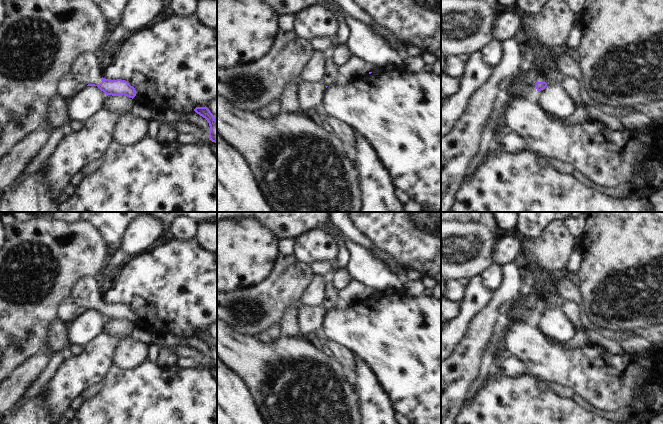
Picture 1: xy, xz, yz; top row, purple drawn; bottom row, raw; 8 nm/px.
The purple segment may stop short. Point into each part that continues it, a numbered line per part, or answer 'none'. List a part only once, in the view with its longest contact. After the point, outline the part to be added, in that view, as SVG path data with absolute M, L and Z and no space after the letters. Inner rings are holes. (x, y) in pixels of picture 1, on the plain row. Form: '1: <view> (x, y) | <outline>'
1: xy (85, 294) | M86 277L79 281L71 291L70 298L75 302L77 307L95 308L102 306L102 295L98 292L98 288L94 277Z

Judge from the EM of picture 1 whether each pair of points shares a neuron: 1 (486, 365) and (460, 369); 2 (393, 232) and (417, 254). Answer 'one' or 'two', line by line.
1: two
2: one

